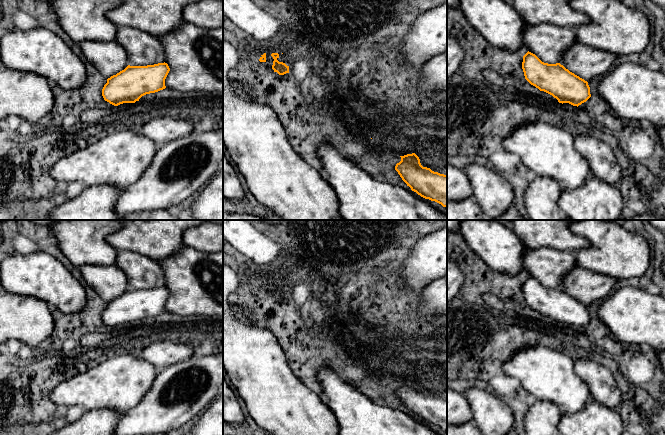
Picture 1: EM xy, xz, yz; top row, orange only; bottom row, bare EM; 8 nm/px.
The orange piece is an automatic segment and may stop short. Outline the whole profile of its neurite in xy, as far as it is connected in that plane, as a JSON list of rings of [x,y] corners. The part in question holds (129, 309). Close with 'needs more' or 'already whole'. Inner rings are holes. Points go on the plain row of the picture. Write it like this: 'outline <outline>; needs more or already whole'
outline [[[167,287],[130,290],[107,303],[102,313],[105,325],[114,330],[135,327],[150,317],[166,312],[165,303],[170,295]]]; already whole

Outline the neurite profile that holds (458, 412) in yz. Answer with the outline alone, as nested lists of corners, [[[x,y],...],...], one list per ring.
[[[447,388],[447,424],[460,425],[473,422],[473,415],[465,396]]]

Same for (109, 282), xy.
[[[115,264],[84,265],[78,268],[86,284],[106,302],[116,299],[129,289],[126,275]]]

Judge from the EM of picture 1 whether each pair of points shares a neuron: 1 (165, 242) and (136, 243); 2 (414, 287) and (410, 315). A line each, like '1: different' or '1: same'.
1: same
2: different

